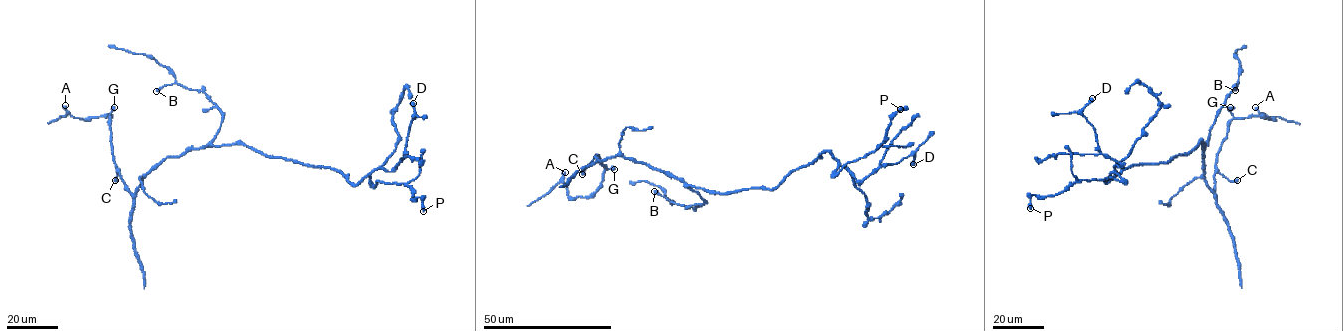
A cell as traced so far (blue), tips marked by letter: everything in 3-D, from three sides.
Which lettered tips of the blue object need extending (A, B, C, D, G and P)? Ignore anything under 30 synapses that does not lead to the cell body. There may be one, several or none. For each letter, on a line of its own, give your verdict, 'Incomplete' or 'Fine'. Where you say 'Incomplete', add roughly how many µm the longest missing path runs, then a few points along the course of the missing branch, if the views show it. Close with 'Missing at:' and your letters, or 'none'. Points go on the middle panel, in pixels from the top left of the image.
A: Fine
B: Fine
C: Fine
D: Fine
G: Fine
P: Fine
Missing at: none

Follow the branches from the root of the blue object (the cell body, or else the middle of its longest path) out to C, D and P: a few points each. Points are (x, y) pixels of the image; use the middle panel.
C: (710, 192), (686, 185), (659, 170), (620, 156), (601, 161), (597, 155), (582, 174)
D: (710, 192), (775, 189), (790, 172), (813, 163), (826, 151), (857, 181), (911, 155), (913, 164)
P: (710, 192), (775, 189), (826, 151), (838, 161), (835, 175), (879, 147), (900, 109)

